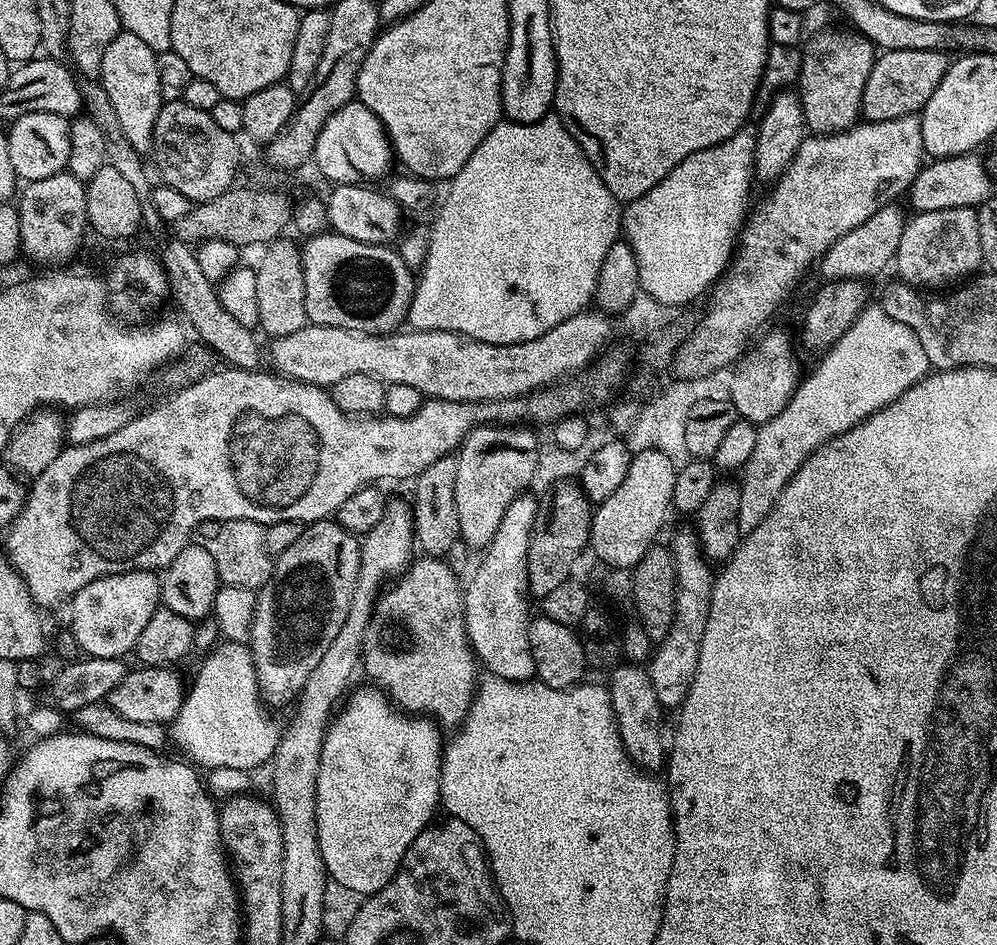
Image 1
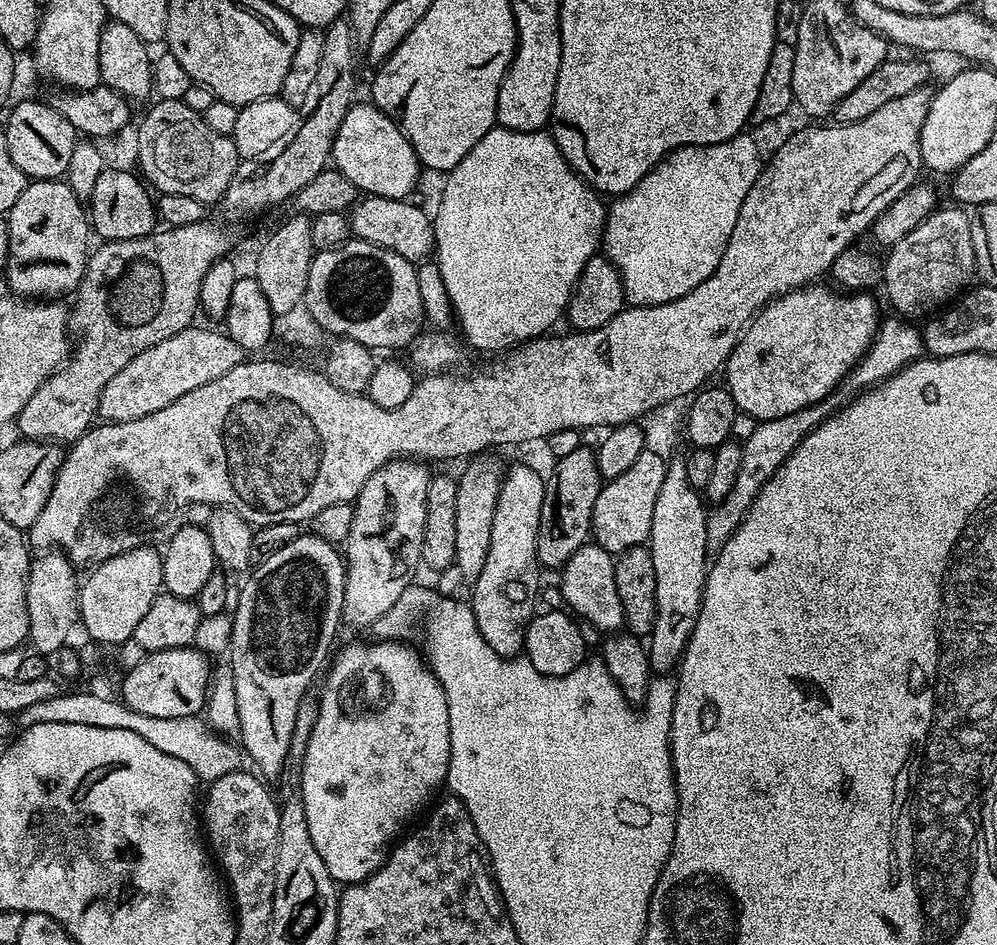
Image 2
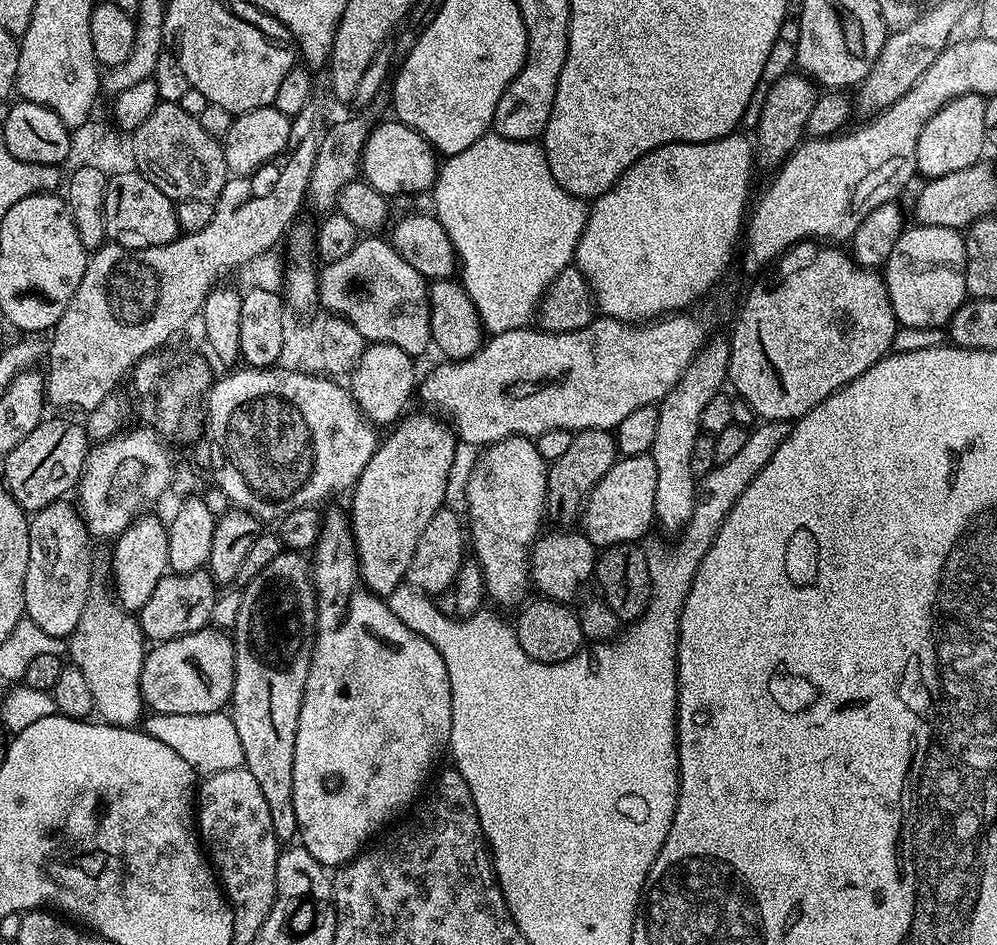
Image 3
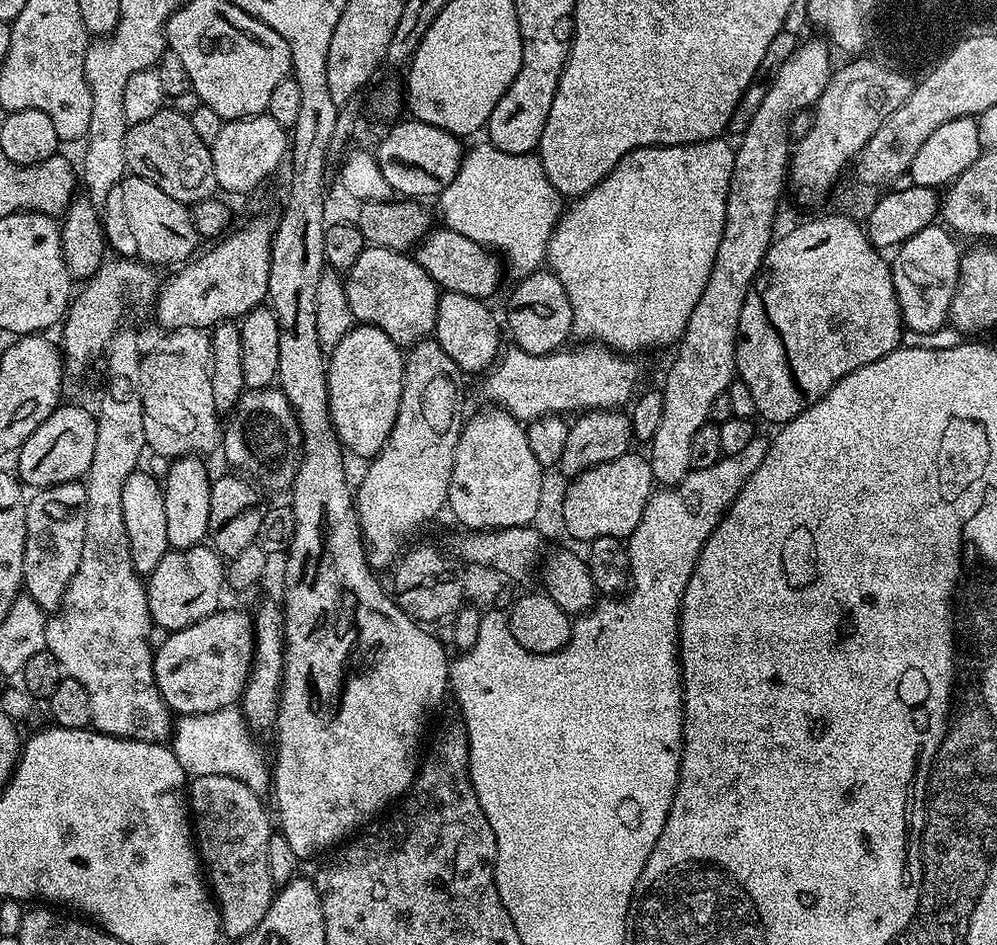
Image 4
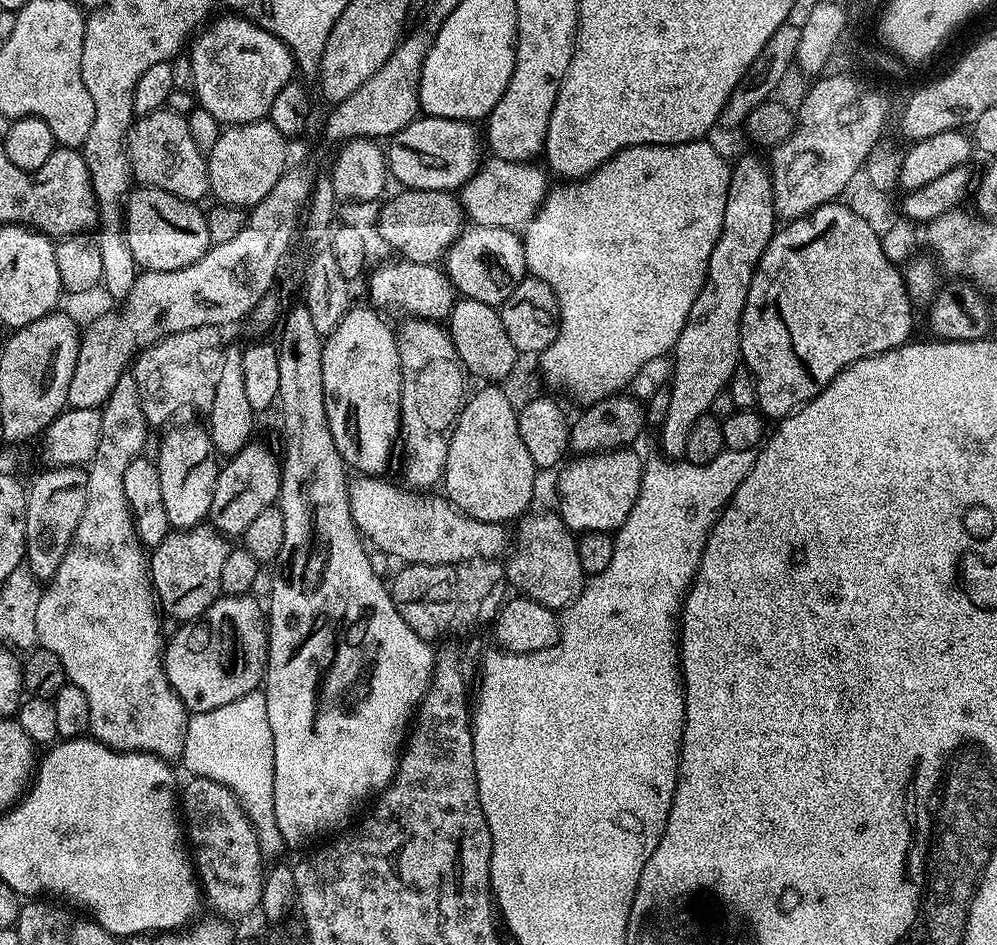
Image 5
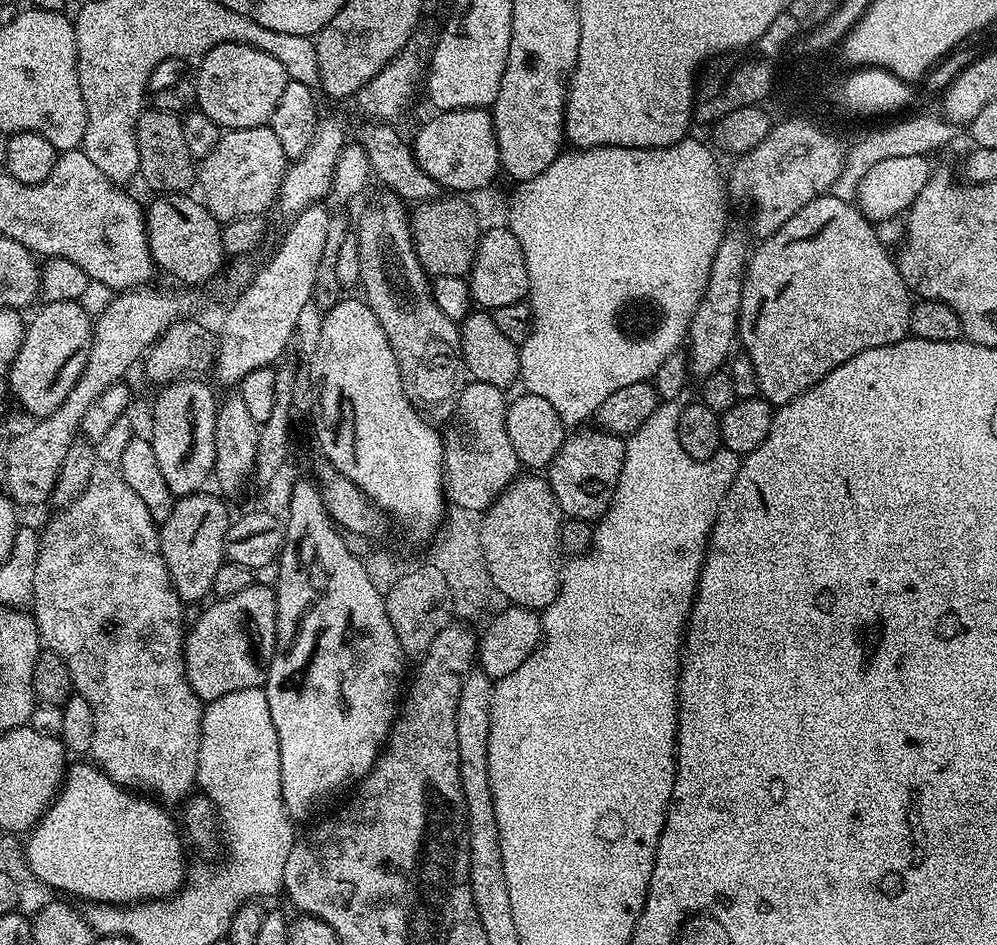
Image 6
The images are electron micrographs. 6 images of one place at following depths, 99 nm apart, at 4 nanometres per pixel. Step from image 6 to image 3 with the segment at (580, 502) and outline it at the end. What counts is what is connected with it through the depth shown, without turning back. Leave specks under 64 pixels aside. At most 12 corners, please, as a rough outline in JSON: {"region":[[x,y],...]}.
{"region":[[626,456],[592,487],[582,531],[597,549],[643,541],[658,469]]}

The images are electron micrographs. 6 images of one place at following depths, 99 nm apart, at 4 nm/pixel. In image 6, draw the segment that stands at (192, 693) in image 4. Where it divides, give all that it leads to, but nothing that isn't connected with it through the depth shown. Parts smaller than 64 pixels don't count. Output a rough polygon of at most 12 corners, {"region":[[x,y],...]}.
{"region":[[260,582],[187,629],[202,702],[268,679],[276,593]]}

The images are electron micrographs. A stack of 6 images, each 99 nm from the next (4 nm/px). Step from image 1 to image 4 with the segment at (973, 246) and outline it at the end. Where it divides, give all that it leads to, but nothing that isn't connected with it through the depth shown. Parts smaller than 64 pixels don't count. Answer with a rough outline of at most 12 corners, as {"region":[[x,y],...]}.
{"region":[[918,230],[890,260],[907,331],[949,323],[962,248]]}

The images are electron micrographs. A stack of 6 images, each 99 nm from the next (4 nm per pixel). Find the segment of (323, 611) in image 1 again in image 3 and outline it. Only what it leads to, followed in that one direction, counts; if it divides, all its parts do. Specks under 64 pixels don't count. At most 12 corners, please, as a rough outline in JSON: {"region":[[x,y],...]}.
{"region":[[307,555],[242,588],[230,715],[277,841],[316,642]]}

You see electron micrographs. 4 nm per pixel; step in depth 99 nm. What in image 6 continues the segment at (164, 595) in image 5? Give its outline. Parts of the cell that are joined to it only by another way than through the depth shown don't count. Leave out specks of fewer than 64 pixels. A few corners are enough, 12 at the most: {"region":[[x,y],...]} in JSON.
{"region":[[215,491],[179,497],[159,525],[181,601],[211,593],[228,508]]}

